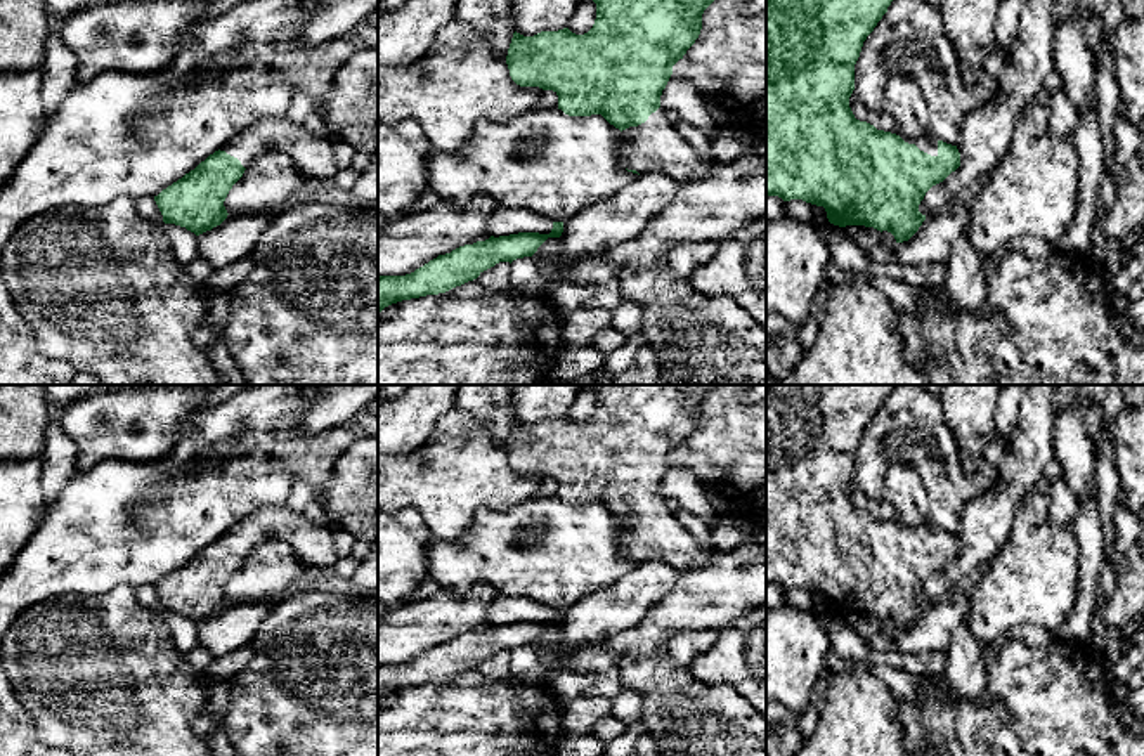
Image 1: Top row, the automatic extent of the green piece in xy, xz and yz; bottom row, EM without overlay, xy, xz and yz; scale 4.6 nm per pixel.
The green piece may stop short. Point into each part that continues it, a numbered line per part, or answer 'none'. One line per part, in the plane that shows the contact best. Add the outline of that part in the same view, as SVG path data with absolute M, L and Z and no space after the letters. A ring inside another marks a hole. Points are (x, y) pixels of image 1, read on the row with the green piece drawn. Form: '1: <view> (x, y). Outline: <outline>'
1: yz (928, 144). Outline: M917 137L917 139L903 139L903 140L908 144L915 144L920 151L931 156L938 156L938 139L934 137Z

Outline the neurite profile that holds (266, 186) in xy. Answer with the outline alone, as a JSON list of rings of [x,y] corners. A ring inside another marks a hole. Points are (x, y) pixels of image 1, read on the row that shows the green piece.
[[[269,149],[244,170],[224,206],[229,215],[274,215],[307,180],[286,153]]]

